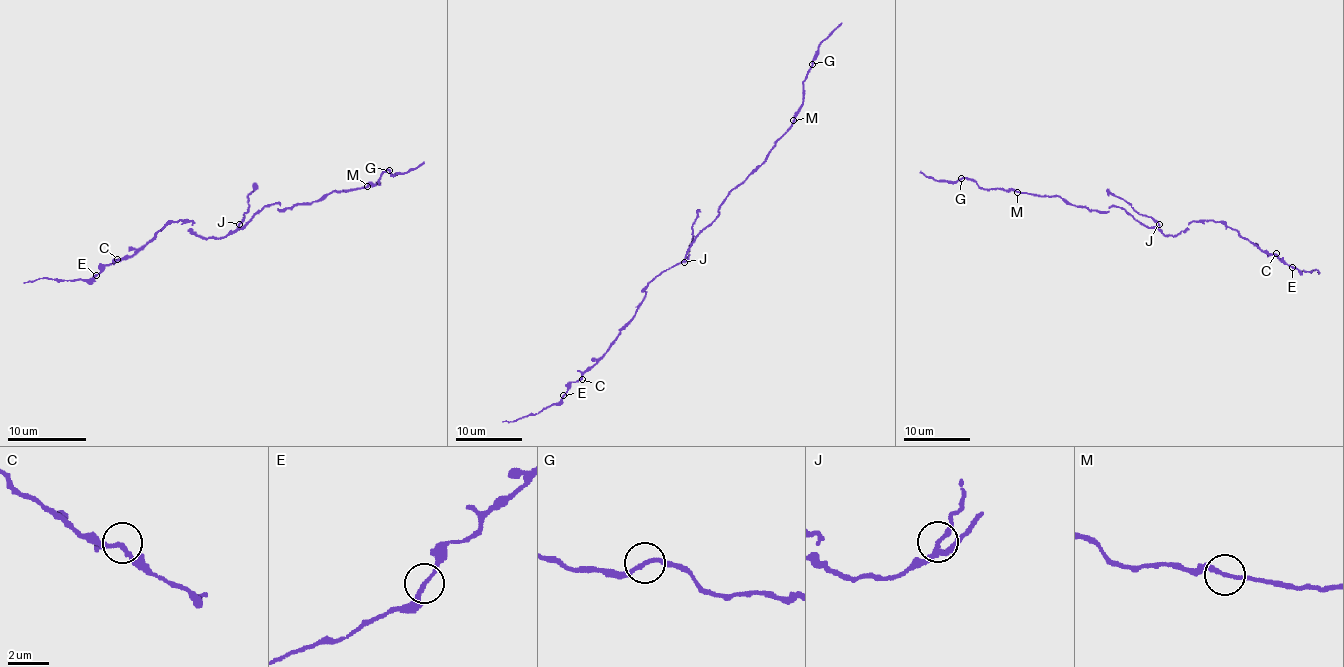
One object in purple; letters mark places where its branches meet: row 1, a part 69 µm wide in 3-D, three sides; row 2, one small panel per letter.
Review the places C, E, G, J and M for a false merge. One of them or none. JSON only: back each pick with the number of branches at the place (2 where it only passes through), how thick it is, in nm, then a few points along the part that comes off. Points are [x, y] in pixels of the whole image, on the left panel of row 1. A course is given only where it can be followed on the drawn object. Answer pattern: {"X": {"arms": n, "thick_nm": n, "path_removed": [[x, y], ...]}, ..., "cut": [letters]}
{"J": {"arms": 3, "thick_nm": 190, "path_removed": [[239, 223], [249, 206], [247, 196], [257, 184]]}, "cut": ["J"]}

